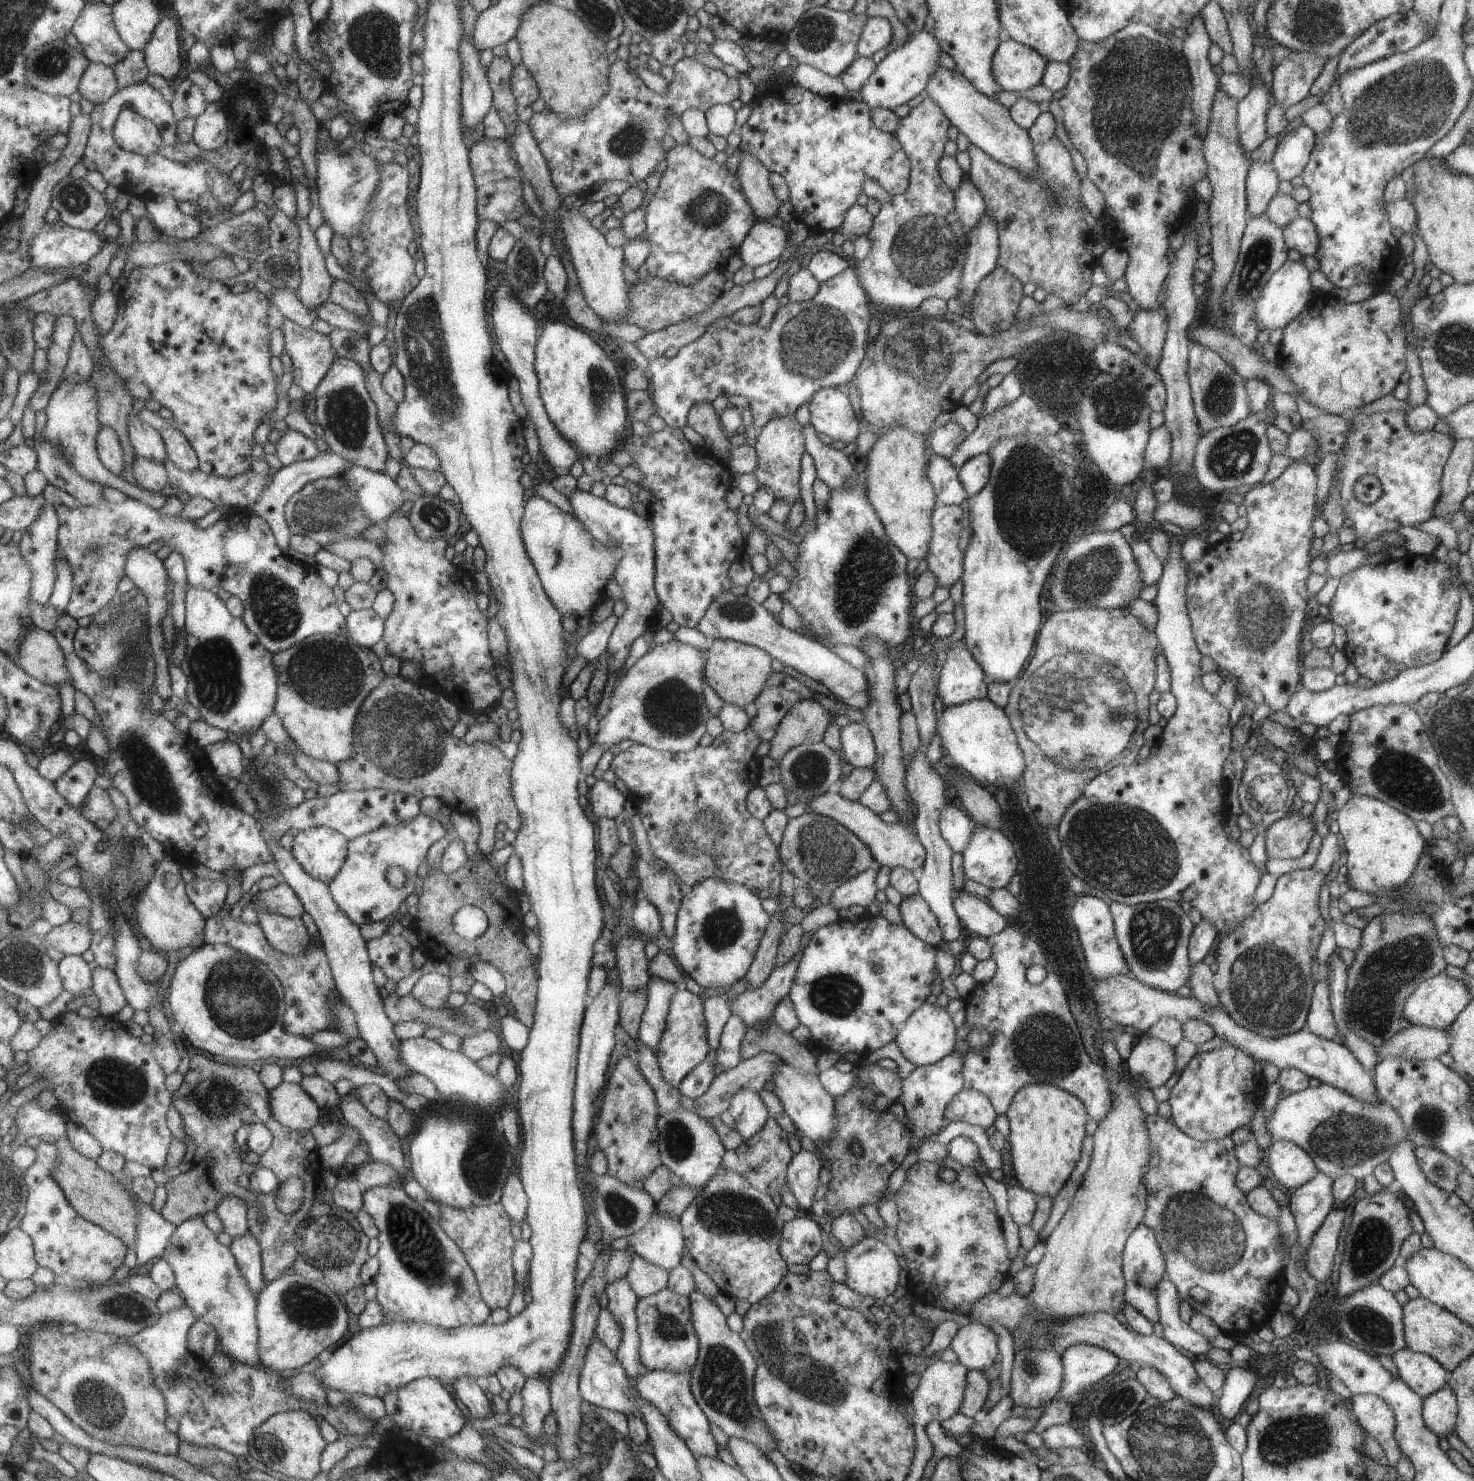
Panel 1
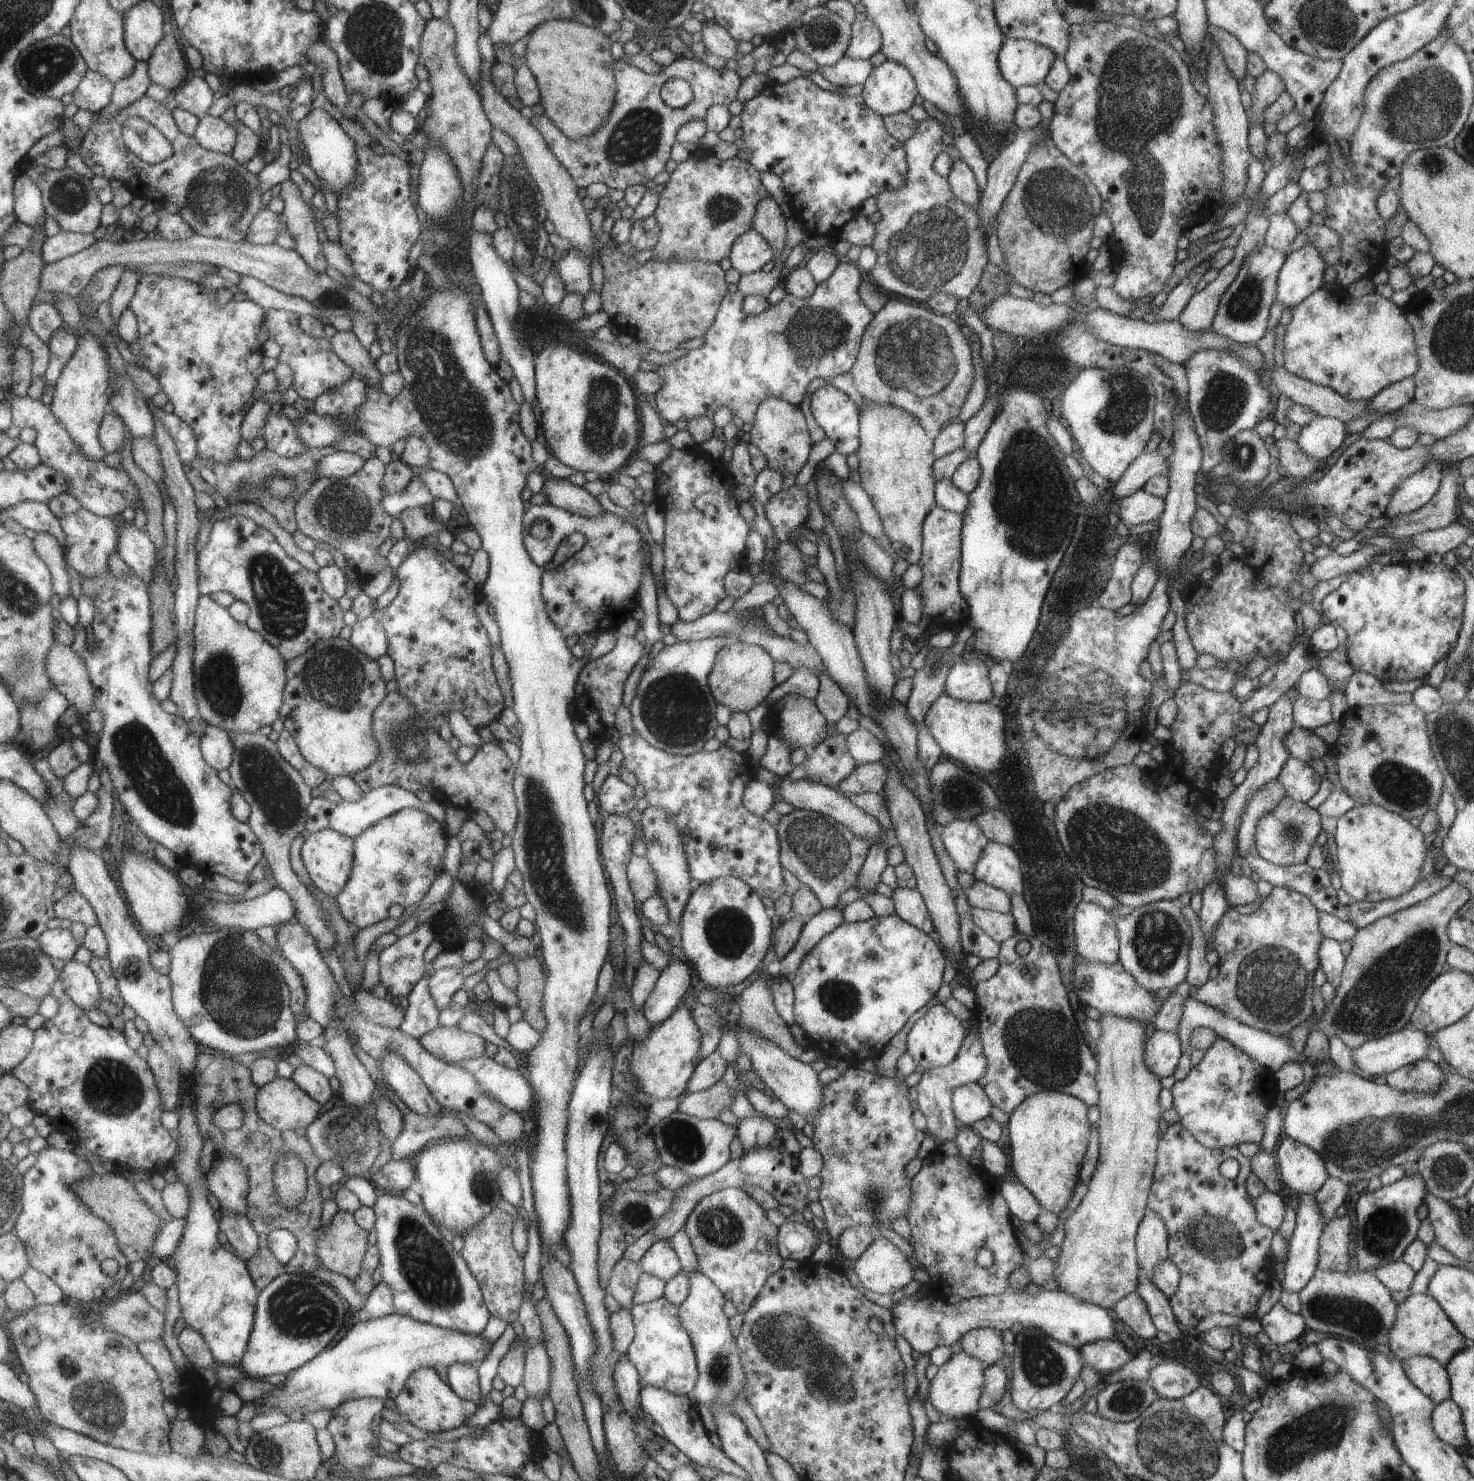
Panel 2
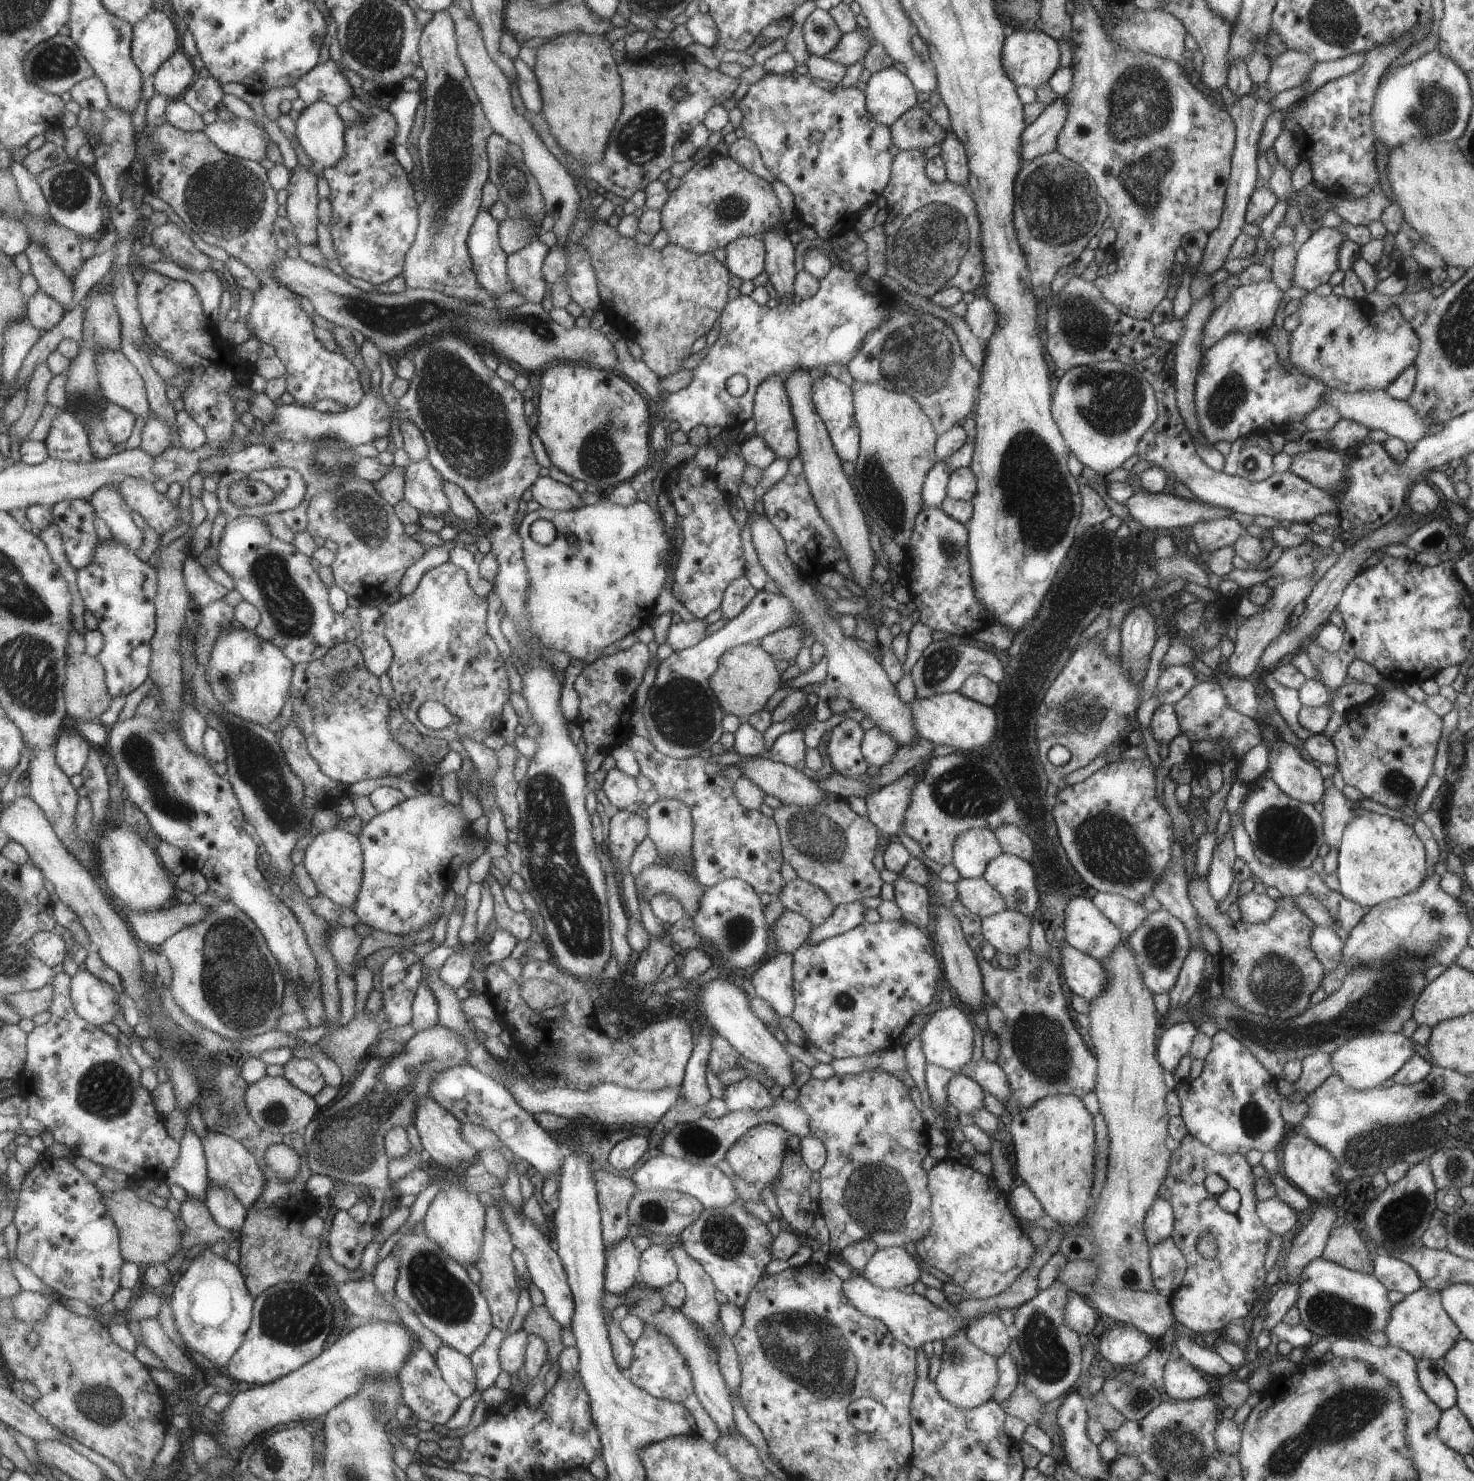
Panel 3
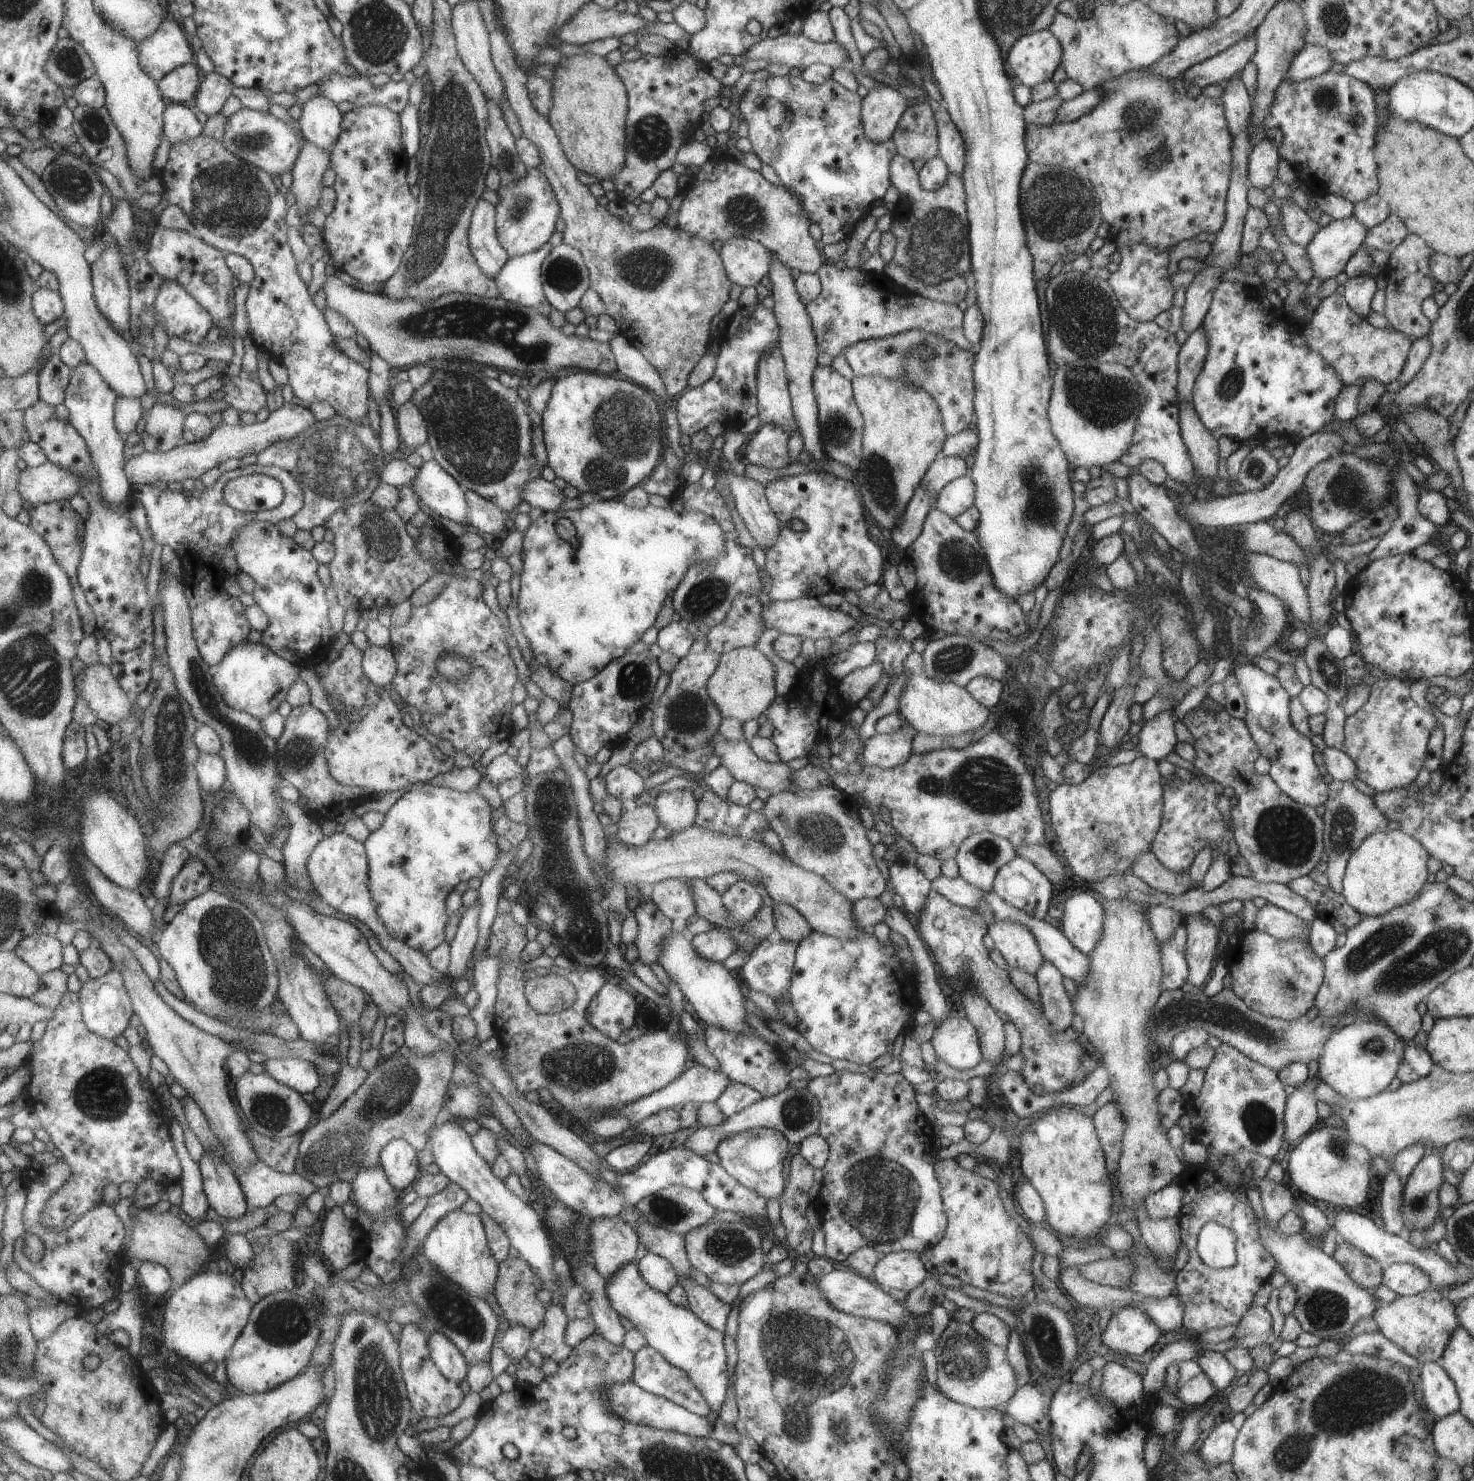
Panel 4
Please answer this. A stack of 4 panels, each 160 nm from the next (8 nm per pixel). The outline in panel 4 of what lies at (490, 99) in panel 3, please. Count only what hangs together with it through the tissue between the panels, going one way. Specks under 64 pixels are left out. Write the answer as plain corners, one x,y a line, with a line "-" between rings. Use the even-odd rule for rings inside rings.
467,1
452,6
450,12
450,25
461,62
478,82
478,85
484,92
486,98
493,99
496,102
496,105
499,105
499,98
501,98
501,95
504,93
503,83
501,82
490,57
488,32
482,16
480,15
477,3
475,1

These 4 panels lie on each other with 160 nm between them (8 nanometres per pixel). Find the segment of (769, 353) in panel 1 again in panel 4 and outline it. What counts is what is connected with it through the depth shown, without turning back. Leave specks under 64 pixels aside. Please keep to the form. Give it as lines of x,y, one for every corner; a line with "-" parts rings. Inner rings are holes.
823,262
816,270
821,292
806,304
806,313
809,315
812,329
816,336
816,347
818,352
825,352
832,358
854,342
880,339
889,335
899,334
905,331
918,330
927,334
935,335
957,345
959,349
969,351
971,343
965,338
962,329
962,318
964,312
957,305
945,304
932,301
917,293
909,292
906,288
896,285
889,277
883,277
863,269
841,269
835,268
834,263
-
759,302
751,306
739,307
725,322
723,332
718,339
719,346
716,352
715,368
713,376
706,380
700,387
688,387
679,396
675,397
677,404
676,419
680,426
680,434
691,436
700,431
710,422
720,422
725,428
732,425
741,425
745,420
757,414
756,400
756,368
760,354
767,348
772,347
778,340
778,324
772,309
766,309

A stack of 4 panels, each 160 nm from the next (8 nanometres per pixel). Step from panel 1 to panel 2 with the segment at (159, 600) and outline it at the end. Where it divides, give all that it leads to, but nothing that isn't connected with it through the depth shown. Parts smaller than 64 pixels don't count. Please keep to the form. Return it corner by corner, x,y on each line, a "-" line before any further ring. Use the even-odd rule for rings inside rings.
125,521
118,528
120,539
118,554
129,566
149,584
153,582
154,566
158,559
158,546
146,531
139,530
133,521

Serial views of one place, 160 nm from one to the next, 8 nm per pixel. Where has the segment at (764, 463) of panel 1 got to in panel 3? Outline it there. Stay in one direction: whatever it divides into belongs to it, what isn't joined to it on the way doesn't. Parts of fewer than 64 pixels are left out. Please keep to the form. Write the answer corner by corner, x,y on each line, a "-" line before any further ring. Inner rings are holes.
777,375
767,377
756,386
752,418
755,422
753,434
759,435
765,440
766,445
769,445
769,448
776,454
776,458
790,460
793,455
798,454
795,421
791,414
790,402
786,395
784,382

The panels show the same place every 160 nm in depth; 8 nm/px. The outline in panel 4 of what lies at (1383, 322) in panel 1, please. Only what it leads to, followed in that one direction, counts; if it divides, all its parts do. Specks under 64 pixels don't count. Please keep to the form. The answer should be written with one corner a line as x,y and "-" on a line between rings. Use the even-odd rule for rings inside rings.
1335,292
1320,300
1310,321
1303,325
1302,335
1307,344
1324,358
1325,364
1333,367
1344,385
1359,383
1361,386
1367,379
1386,385
1398,378
1413,340
1399,331
1371,326

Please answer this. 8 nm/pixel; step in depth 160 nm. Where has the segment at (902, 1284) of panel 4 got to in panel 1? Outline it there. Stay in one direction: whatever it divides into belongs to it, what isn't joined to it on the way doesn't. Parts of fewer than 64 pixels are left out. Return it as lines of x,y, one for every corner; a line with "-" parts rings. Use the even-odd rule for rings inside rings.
872,1235
865,1236
843,1254
846,1268
846,1279
843,1283
856,1293
867,1295
874,1301
877,1298
884,1299
889,1294
892,1294
895,1287
899,1284
897,1280
899,1280
899,1271
901,1268
899,1267
899,1262
897,1262
897,1257
880,1240
877,1240

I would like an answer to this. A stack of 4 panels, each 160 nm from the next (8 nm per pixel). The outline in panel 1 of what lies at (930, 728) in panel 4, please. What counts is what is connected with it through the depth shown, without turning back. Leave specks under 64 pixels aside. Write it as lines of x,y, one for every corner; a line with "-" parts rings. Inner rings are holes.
985,697
960,705
945,707
936,718
936,732
940,738
940,746
944,746
947,750
952,764
965,770
973,780
980,782
981,785
987,786
1001,777
1017,780
1022,776
1024,758
1019,745
1016,743
1016,736
1004,710
995,706
991,699

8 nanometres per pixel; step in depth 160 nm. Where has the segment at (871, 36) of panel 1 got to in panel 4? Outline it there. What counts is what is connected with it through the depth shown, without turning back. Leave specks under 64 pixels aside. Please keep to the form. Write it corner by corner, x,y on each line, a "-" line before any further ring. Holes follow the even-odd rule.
783,32
775,38
759,39
744,52
749,60
766,60
768,63
806,67
813,63
823,63
832,69
847,64
848,55
844,48
835,40
828,43
816,43
802,33
791,35

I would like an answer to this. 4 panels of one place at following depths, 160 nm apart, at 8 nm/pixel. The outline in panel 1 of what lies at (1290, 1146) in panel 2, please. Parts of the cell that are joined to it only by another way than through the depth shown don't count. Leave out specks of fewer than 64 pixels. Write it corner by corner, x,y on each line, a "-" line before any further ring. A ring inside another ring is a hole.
1272,1141
1265,1149
1265,1155
1270,1176
1285,1186
1287,1193
1309,1182
1318,1173
1309,1154
1294,1142

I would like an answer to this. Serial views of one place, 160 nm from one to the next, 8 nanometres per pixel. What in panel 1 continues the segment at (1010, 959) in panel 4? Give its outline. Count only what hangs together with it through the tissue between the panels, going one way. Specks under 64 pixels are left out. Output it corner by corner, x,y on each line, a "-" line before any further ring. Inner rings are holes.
960,890
953,892
952,905
965,934
989,938
1006,927
1007,918
995,912
985,898

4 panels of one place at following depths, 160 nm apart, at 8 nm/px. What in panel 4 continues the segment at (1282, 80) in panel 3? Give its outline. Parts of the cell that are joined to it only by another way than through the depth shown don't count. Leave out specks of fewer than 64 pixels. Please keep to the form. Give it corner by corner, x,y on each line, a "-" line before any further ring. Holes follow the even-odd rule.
1305,45
1293,58
1283,79
1290,81
1305,80
1328,71
1333,66
1334,58
1329,51
1319,45

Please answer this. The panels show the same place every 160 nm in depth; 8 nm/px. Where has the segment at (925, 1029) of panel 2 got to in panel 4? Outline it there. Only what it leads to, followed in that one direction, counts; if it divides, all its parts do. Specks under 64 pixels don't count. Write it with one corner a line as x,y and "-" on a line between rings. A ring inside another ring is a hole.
947,1017
935,1027
929,1042
937,1058
956,1070
969,1070
981,1062
978,1036
966,1017

